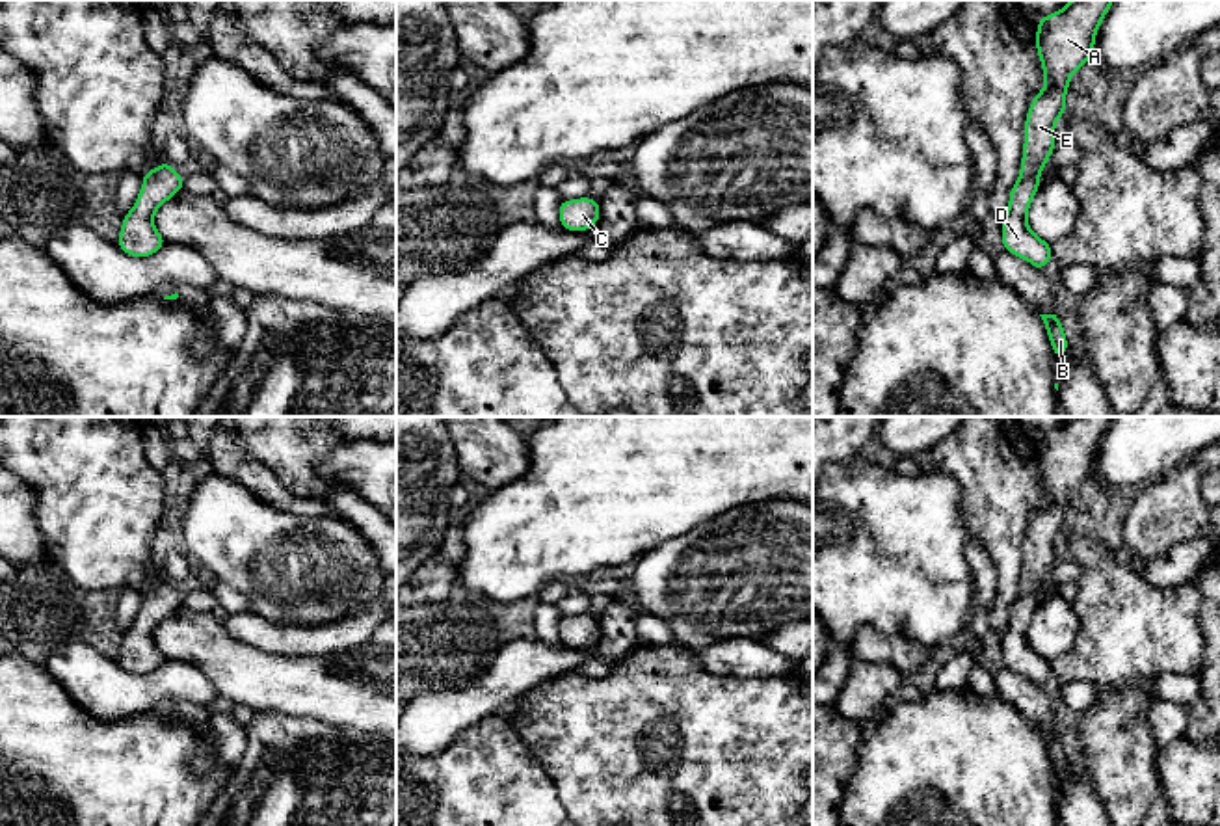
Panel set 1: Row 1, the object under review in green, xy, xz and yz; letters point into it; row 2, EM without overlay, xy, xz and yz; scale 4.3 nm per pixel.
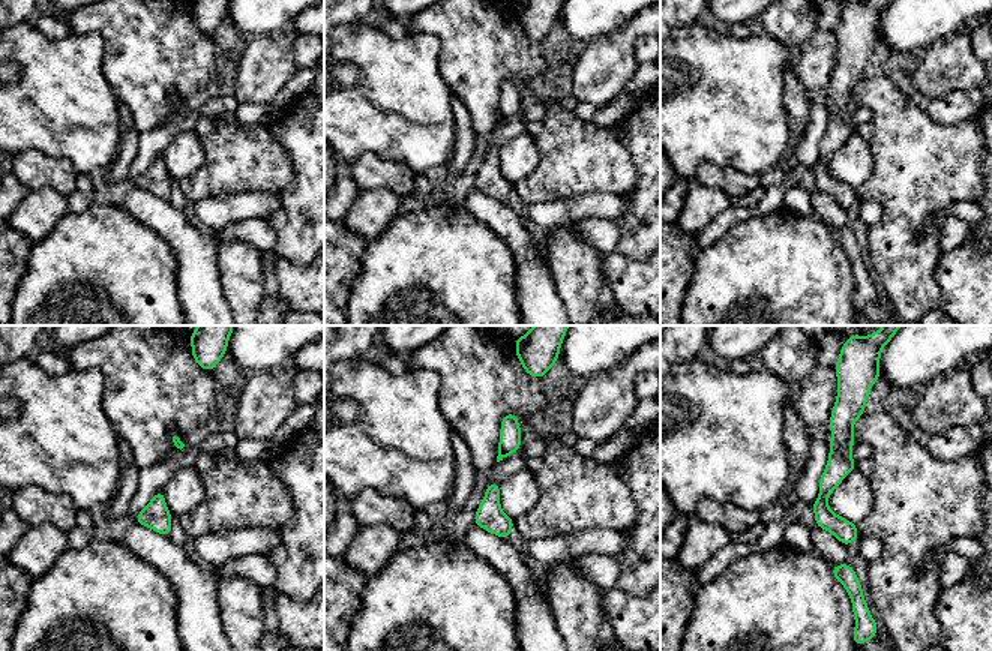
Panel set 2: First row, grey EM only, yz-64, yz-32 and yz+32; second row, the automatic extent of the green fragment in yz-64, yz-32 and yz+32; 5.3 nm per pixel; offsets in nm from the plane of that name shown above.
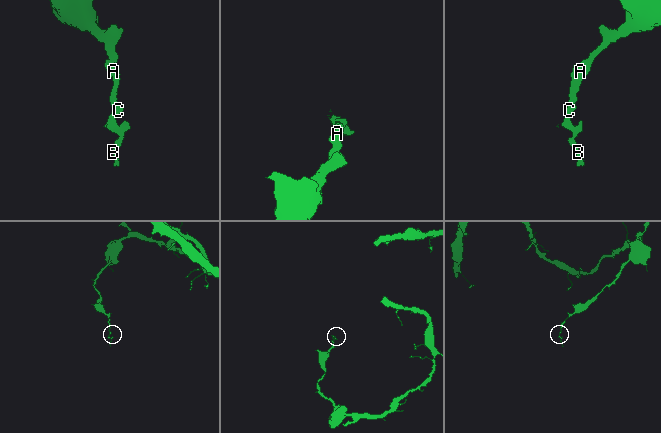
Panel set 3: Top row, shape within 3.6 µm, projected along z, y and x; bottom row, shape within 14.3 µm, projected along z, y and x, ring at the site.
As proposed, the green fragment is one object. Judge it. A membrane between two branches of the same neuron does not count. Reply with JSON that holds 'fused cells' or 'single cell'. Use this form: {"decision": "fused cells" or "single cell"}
{"decision": "single cell"}

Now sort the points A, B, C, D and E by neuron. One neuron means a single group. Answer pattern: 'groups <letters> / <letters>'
groups A B C D E

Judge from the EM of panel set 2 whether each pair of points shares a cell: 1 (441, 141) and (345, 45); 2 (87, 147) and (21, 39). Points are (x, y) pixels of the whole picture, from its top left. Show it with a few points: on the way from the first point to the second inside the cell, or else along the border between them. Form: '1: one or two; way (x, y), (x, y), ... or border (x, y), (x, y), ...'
1: one; way (417, 117), (369, 69)
2: one; way (65, 126), (65, 111), (29, 75), (29, 68)

